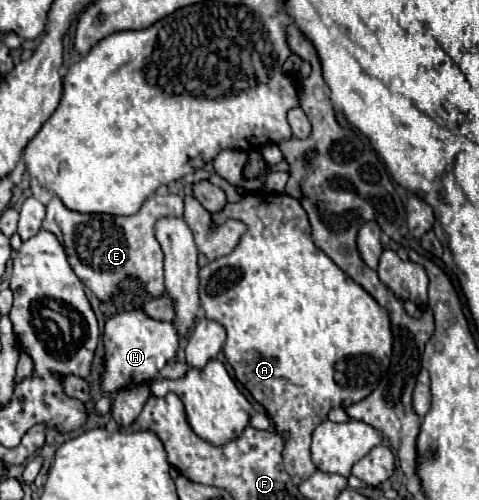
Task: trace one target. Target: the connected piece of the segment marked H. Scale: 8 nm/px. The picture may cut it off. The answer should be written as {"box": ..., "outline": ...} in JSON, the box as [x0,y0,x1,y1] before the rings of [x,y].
{"box":[101,310,179,392],"outline":[[[123,310],[111,316],[103,330],[105,344],[105,374],[101,384],[107,392],[117,392],[121,388],[149,384],[159,376],[161,370],[179,348],[179,338],[169,322],[159,322],[145,316],[141,310]]]}

